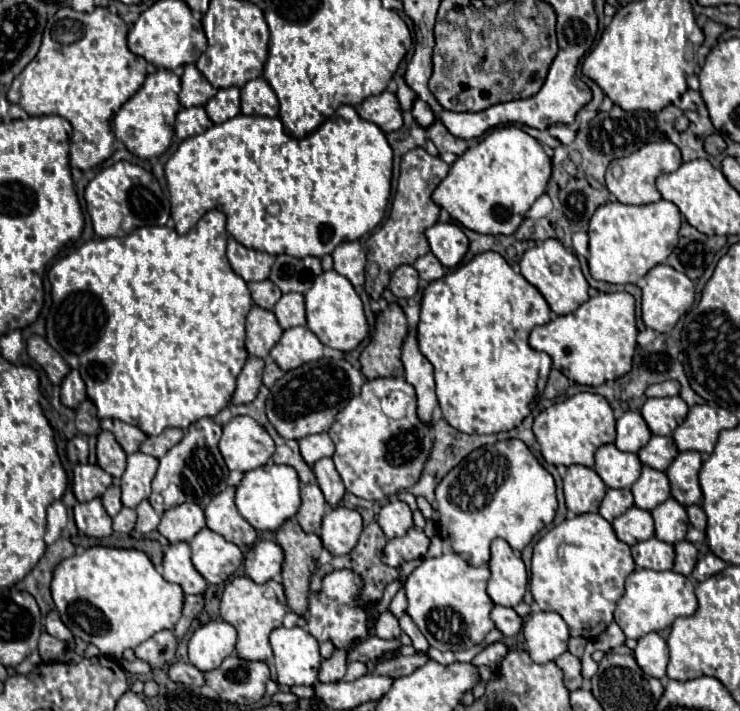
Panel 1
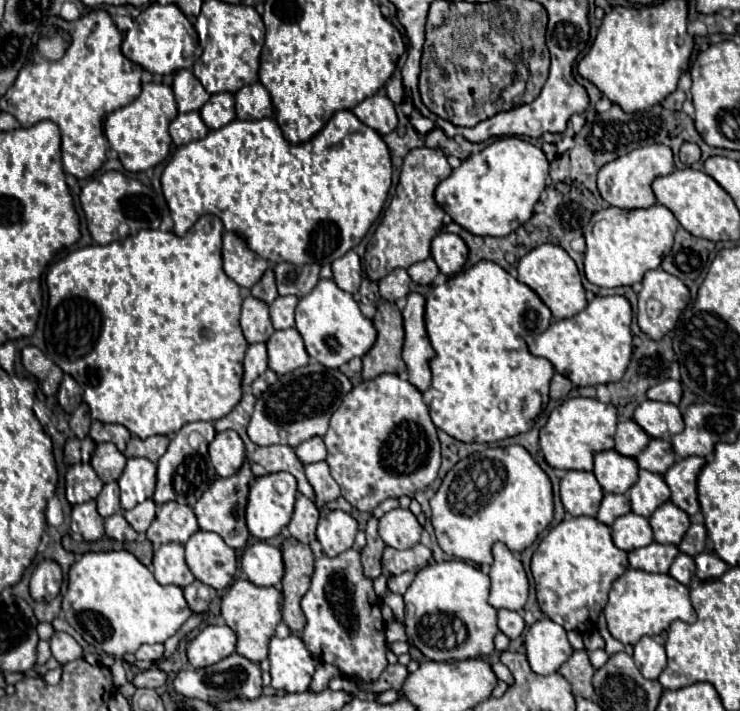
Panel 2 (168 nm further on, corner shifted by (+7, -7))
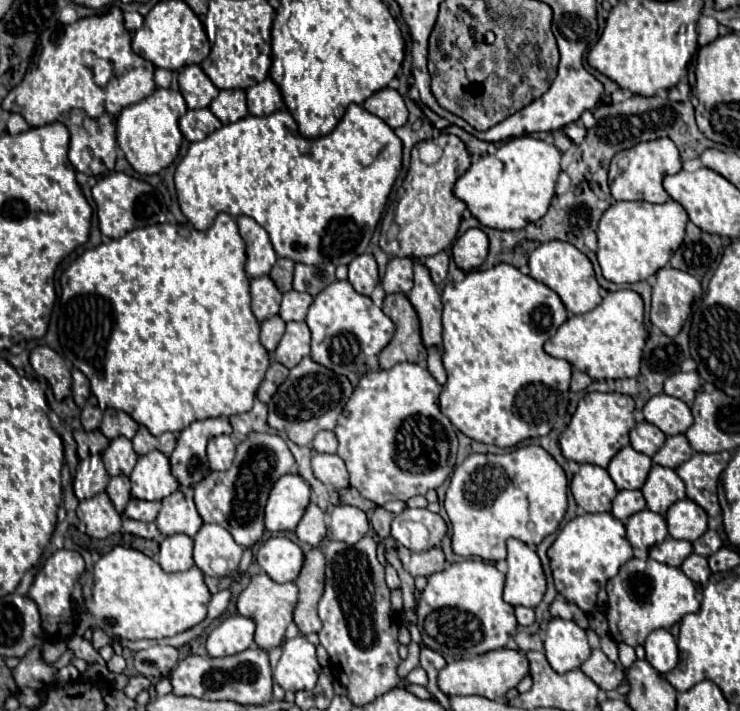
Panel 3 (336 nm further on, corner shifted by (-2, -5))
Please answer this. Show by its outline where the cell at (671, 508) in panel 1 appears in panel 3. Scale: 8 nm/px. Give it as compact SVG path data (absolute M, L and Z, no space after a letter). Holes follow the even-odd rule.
M690 499L676 501L666 513L666 521L668 521L668 533L674 539L684 541L696 541L696 537L700 537L708 529L706 511Z

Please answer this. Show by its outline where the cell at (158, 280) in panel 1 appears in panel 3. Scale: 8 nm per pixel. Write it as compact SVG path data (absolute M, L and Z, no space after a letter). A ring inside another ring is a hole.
M218 213L214 223L206 231L196 231L190 225L150 225L142 229L132 229L120 239L112 239L108 243L100 243L94 249L84 251L62 275L60 275L60 307L62 307L62 317L58 321L58 335L60 335L60 345L64 351L64 357L72 363L72 367L80 369L90 385L92 393L98 399L98 405L102 411L106 409L118 409L128 413L136 423L144 425L154 437L172 431L180 433L184 427L188 427L196 419L210 419L210 417L232 417L240 415L252 409L258 385L264 379L264 373L268 369L270 357L266 349L260 345L260 325L256 317L250 311L250 279L244 273L244 241L238 233L236 219L230 217L228 213Z

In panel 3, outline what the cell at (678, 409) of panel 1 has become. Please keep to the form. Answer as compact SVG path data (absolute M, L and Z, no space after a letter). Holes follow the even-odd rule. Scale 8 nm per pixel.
M666 393L654 395L642 409L644 419L652 425L656 425L666 437L686 433L686 429L692 425L692 413L690 407L676 399L668 397Z

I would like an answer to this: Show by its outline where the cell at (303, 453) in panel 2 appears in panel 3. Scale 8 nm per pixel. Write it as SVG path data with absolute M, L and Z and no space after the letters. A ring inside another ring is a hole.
M320 431L312 441L312 449L318 453L336 453L336 447L338 441L332 431Z

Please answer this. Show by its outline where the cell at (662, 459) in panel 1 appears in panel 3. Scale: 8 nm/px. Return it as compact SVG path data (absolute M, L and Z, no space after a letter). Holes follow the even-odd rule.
M674 435L674 437L666 439L666 443L658 449L658 453L652 457L652 461L656 465L676 469L680 463L688 461L692 457L692 453L694 453L694 449L688 445L688 439L684 435Z

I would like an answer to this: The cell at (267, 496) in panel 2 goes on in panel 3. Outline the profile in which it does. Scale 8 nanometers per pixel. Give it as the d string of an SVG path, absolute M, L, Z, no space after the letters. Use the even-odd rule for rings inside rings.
M300 475L280 477L264 507L264 523L268 531L290 531L296 529L304 509L310 501L310 487Z

